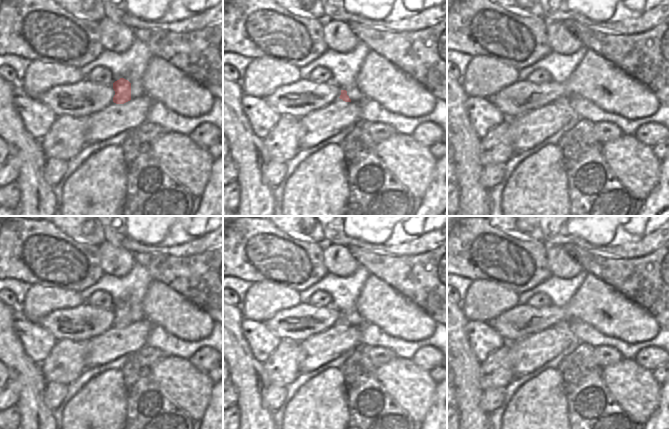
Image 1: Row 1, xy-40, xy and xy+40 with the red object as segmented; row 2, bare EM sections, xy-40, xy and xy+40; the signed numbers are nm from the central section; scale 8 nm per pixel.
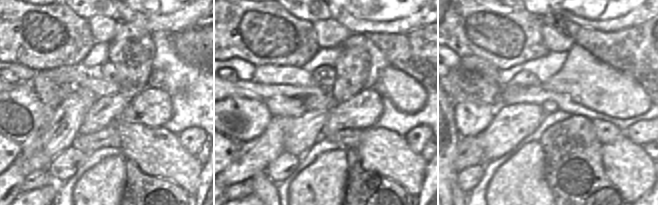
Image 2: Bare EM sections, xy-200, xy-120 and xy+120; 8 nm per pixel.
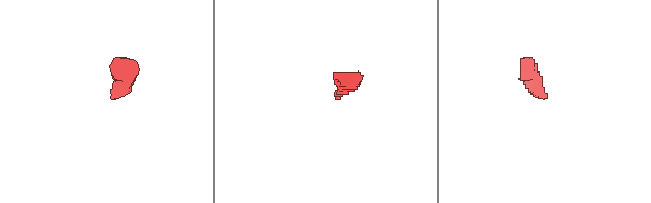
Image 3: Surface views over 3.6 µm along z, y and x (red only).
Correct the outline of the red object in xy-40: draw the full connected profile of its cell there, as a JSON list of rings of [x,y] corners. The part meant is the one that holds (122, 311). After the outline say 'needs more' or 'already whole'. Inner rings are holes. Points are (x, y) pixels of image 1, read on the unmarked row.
[[[120,302],[113,307],[113,313],[115,315],[114,327],[124,328],[131,324],[131,307],[128,304]]] | already whole

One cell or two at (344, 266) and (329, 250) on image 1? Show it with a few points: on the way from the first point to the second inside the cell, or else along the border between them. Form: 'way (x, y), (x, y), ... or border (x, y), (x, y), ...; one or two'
way (339, 261), (334, 261), (332, 255); one

